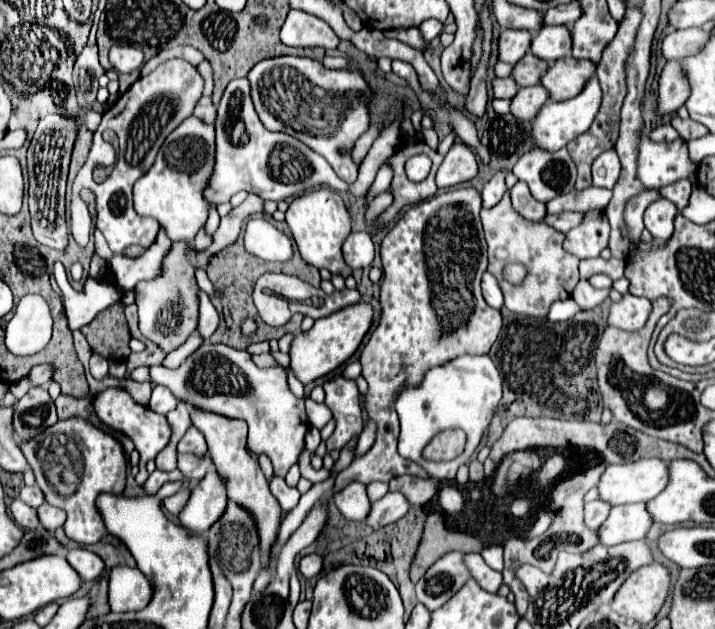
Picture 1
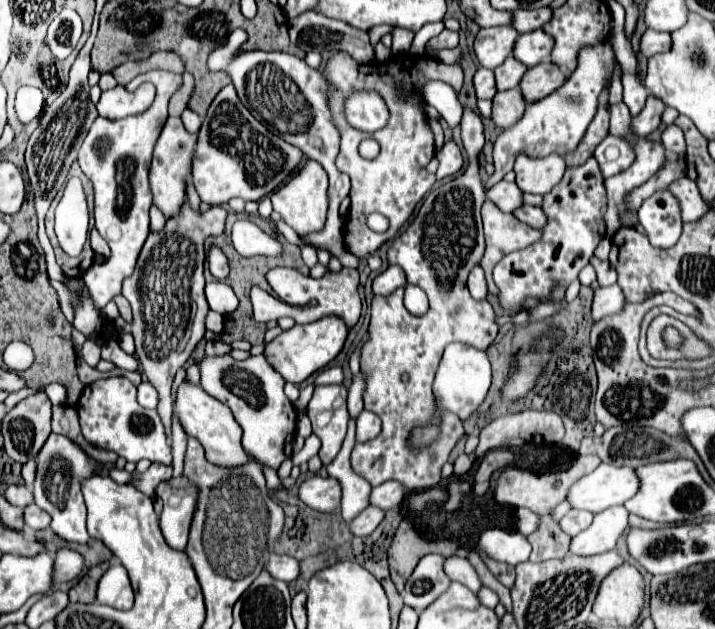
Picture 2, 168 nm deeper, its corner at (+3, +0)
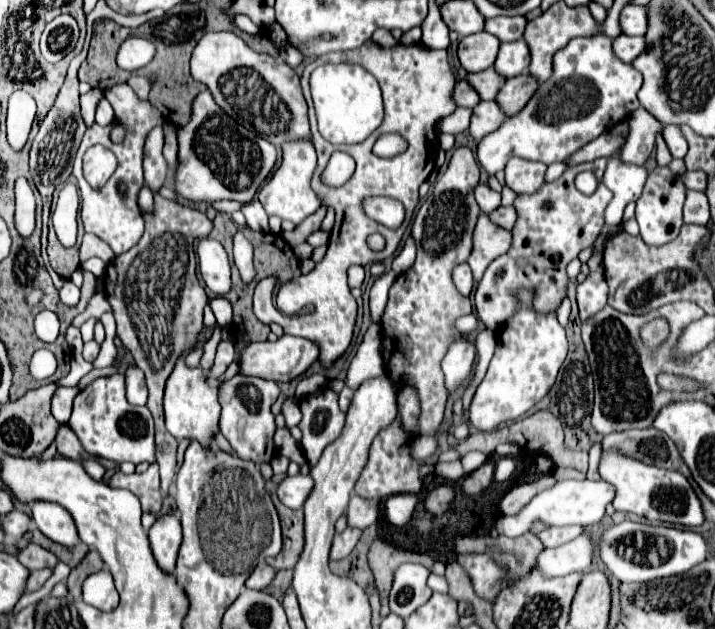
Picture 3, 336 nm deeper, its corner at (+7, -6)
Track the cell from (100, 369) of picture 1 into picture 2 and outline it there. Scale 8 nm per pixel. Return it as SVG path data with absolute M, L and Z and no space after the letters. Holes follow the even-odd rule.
M84 342L84 346L82 346L82 358L86 360L86 364L90 364L90 366L96 366L98 364L98 360L100 360L100 346L96 346L94 342Z

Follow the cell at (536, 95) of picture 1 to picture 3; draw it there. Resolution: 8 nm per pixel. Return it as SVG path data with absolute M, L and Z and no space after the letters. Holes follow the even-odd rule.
M480 102L474 108L472 114L472 122L470 122L470 134L476 140L482 140L486 134L490 134L492 130L498 130L504 122L506 114L504 110L498 106L498 102Z

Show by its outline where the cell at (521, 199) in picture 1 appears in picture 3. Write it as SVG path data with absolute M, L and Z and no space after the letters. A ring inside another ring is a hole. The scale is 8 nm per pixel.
M486 184L476 186L476 188L474 188L474 196L476 196L476 200L478 200L480 210L486 212L486 214L494 212L494 210L500 206L500 202L502 202L502 194L500 194L500 192L494 192L494 190L488 188Z

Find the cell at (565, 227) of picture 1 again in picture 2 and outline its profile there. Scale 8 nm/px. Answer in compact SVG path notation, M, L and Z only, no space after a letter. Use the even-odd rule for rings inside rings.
M522 206L522 208L518 208L518 212L512 212L520 222L524 222L524 224L528 224L528 226L532 226L532 228L542 228L544 224L546 224L546 216L544 216L544 212L540 210L540 208L536 208L536 206Z

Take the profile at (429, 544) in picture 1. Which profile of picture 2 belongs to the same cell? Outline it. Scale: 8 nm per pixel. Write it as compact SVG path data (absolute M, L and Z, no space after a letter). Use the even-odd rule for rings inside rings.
M402 520L400 528L396 528L396 534L392 538L392 558L390 558L390 548L388 548L390 576L392 576L392 582L396 584L396 590L402 592L406 578L412 574L412 570L416 568L422 556L440 554L448 558L456 550L458 550L456 542L450 542L450 540L428 542L422 536L418 536L418 532L412 528L408 520Z

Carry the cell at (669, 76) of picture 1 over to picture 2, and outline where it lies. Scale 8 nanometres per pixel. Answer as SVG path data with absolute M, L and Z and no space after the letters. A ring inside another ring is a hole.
M648 96L644 110L638 116L632 118L632 132L642 136L642 138L652 134L660 126L660 118L662 118L664 108L666 106L662 104L662 100L658 100L654 96Z

